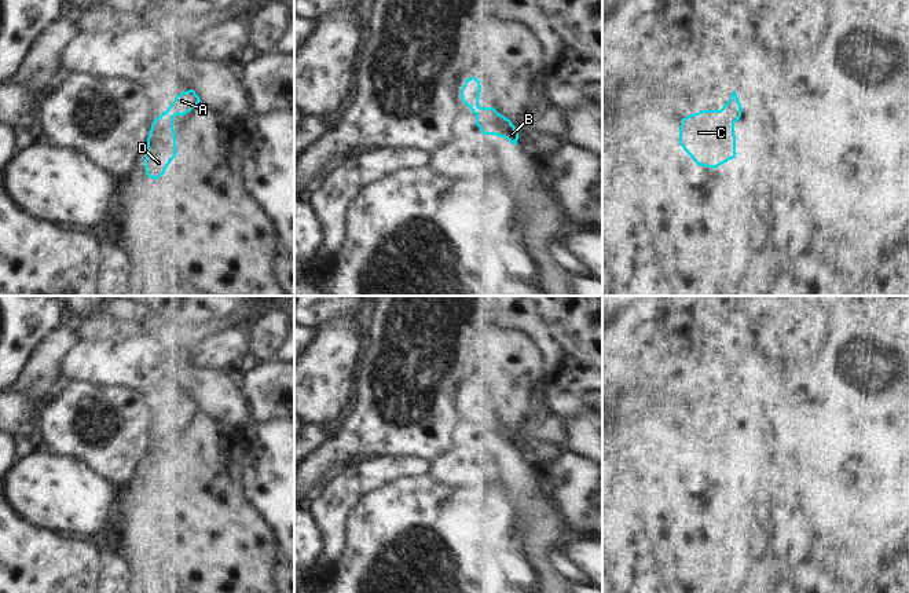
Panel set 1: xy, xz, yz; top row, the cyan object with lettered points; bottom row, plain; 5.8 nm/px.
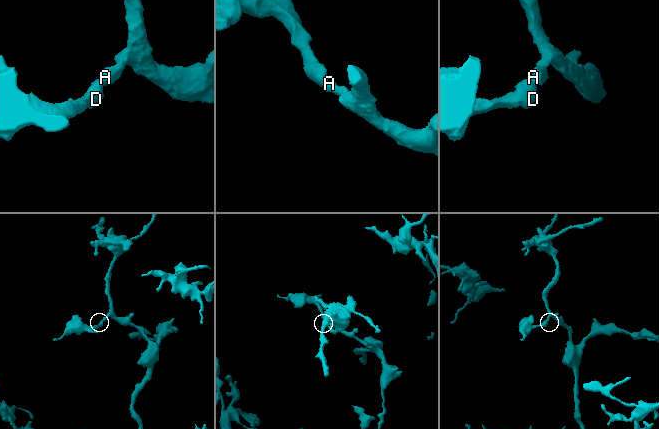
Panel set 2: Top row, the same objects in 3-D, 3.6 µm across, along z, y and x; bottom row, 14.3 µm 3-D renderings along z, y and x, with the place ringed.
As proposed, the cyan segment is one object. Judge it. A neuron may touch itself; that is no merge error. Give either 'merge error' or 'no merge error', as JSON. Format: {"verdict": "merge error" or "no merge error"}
{"verdict": "no merge error"}

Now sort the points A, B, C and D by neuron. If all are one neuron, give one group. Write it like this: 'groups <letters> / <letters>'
groups A B C D

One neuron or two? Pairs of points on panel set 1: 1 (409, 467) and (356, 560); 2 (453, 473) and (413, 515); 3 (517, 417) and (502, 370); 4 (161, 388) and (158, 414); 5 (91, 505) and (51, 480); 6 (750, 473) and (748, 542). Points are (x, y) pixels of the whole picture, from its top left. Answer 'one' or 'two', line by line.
1: two
2: two
3: one
4: two
5: one
6: one

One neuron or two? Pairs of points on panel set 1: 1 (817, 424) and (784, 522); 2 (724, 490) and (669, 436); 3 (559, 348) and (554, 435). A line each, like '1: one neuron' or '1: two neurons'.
1: two neurons
2: one neuron
3: two neurons

